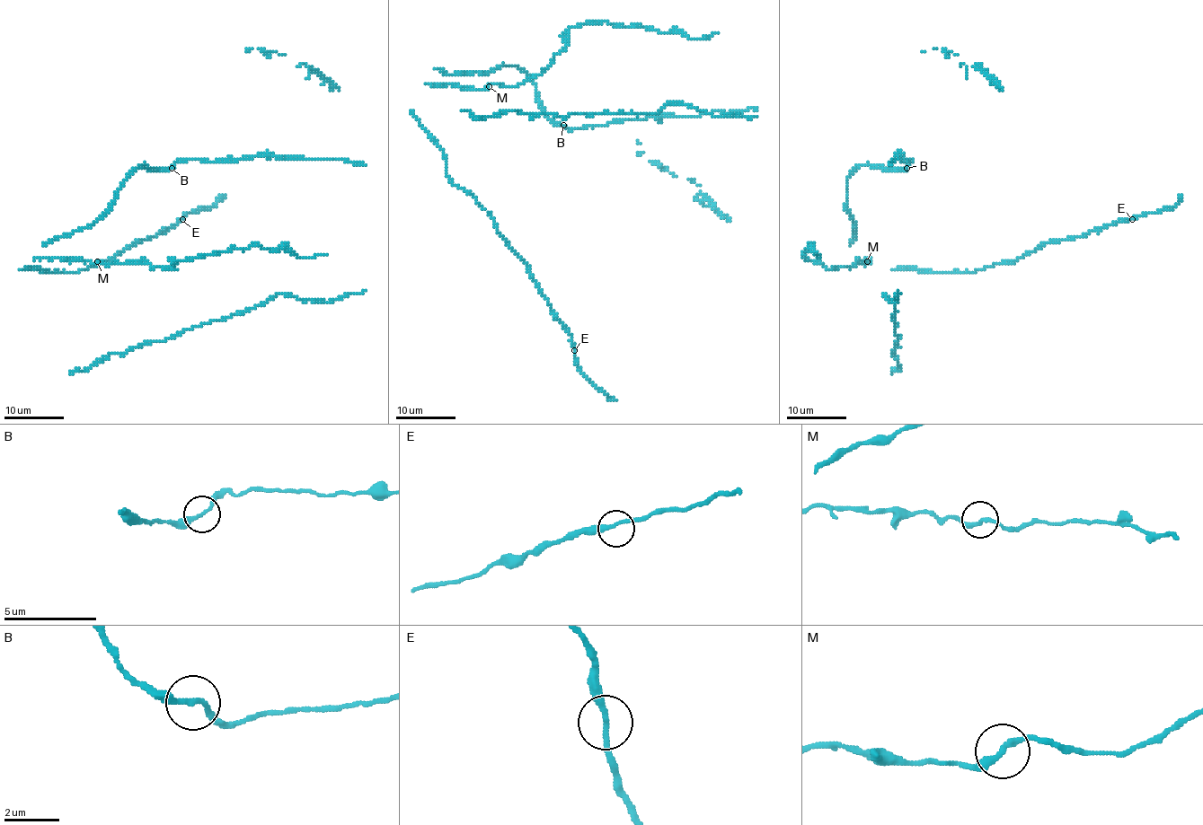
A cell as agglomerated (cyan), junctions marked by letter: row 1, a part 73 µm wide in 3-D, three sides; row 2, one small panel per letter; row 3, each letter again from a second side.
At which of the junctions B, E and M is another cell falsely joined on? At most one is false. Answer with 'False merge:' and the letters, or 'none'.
False merge: none

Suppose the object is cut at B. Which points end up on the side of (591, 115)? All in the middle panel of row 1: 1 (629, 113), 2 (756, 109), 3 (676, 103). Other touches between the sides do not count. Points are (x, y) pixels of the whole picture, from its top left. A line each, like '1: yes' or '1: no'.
1: yes
2: no
3: yes

